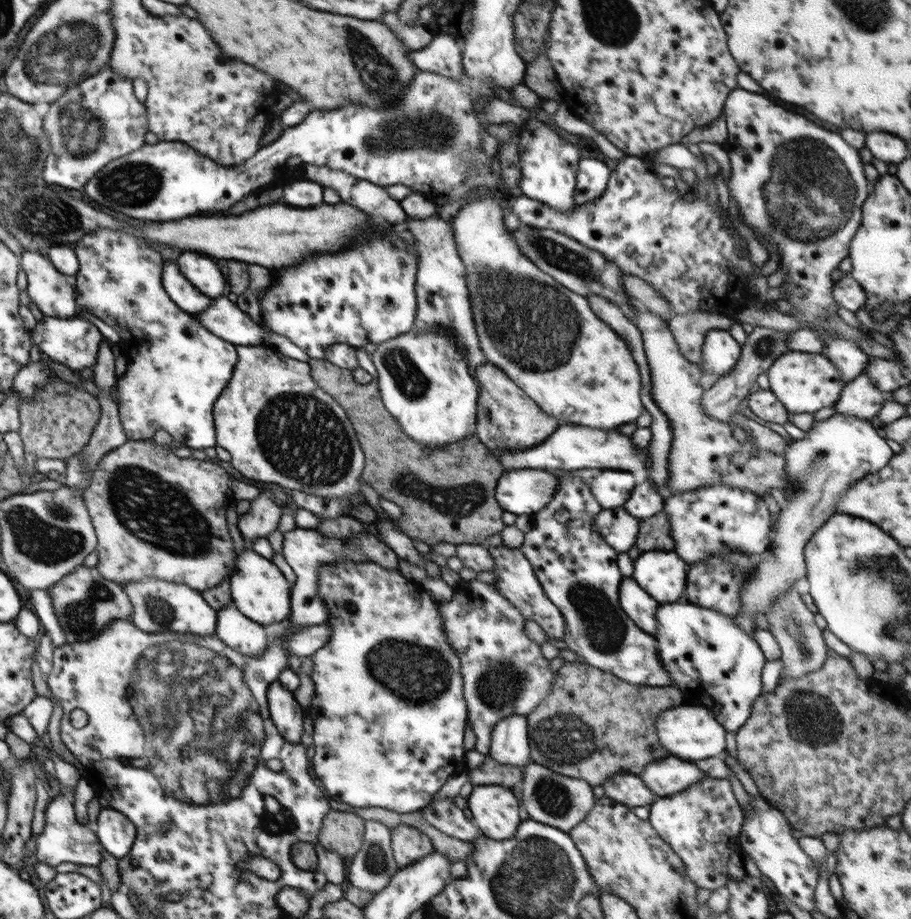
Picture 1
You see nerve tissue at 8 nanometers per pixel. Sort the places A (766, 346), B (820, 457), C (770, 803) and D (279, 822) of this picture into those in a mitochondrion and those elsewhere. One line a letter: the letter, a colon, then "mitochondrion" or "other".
A: mitochondrion
B: mitochondrion
C: other
D: mitochondrion

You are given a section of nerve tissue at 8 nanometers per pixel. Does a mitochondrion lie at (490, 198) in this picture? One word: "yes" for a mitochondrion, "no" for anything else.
no

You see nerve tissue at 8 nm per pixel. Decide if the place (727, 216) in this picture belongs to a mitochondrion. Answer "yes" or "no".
no

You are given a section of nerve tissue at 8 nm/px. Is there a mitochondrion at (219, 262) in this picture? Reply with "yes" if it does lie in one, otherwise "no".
no

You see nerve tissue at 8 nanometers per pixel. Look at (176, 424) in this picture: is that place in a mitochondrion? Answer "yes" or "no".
no

